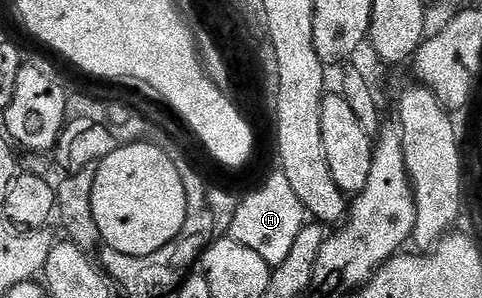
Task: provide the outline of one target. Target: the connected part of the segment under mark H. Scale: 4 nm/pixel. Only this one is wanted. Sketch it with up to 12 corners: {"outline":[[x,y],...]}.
{"outline":[[282,173],[237,205],[229,238],[273,269],[305,212]]}

